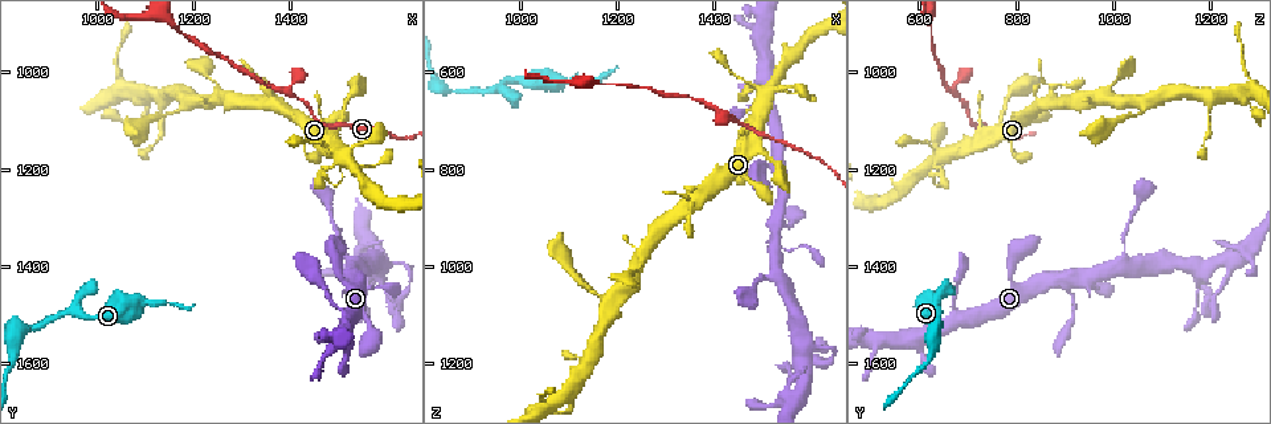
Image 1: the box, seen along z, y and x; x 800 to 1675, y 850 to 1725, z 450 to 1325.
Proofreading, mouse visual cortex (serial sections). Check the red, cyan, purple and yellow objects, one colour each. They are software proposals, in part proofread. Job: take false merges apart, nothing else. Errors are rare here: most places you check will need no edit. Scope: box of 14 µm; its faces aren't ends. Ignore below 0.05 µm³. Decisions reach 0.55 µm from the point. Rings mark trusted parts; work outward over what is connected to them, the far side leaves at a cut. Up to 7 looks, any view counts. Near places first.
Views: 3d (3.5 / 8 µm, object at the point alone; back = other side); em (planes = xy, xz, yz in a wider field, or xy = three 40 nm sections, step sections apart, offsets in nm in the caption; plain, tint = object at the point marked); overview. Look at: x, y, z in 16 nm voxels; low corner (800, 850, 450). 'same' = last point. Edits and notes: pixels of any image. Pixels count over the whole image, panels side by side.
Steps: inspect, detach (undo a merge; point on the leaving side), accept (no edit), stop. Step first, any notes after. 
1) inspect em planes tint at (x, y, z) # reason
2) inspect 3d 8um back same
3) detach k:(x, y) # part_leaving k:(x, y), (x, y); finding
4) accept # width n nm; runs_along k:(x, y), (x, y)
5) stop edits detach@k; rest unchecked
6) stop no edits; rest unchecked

inspect 3d 8um at (950, 1490, 630) # sharp bend

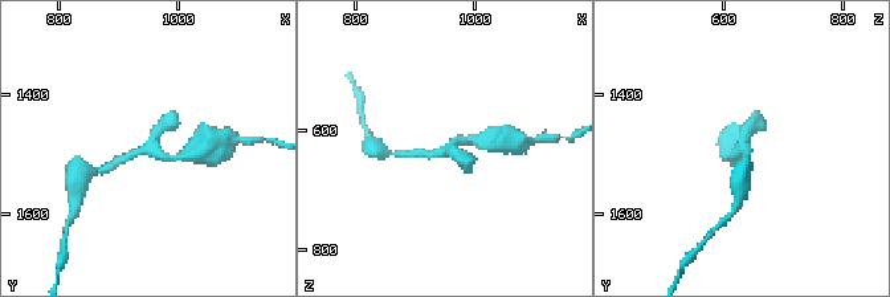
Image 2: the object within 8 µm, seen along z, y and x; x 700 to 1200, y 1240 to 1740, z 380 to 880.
inspect 3d 3.5um at (950, 1495, 635)

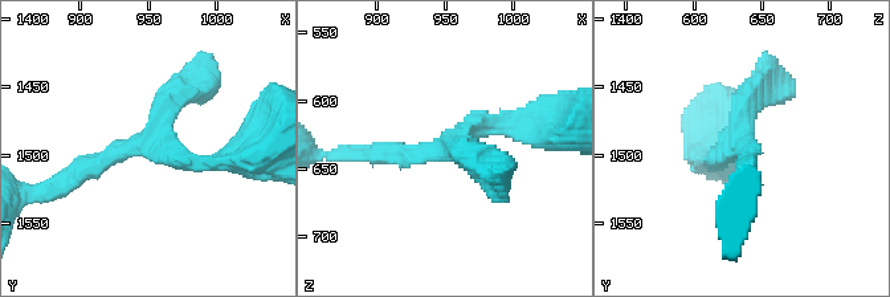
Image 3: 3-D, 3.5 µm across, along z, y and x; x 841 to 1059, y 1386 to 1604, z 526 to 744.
inspect em xy step 5 tint at (950, 1494, 636) # arms 3; arm_widths 200, 250, 300 nm; need the tissue

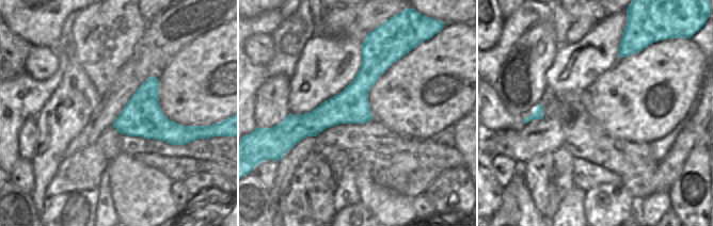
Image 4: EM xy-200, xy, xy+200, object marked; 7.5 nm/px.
accept # runs_along 4:(399, 54), (334, 111), (287, 119); all the same cell

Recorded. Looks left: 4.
inspect 3d 3.5um at (1395, 1040, 665) # calibre changes

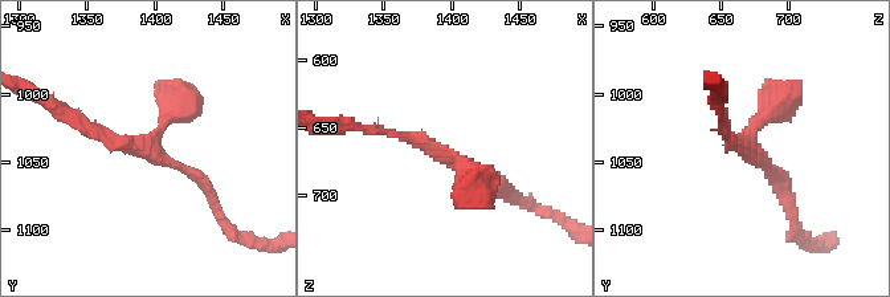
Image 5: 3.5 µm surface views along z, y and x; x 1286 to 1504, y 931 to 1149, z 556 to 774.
inspect em planes tint at (1400, 1042, 672) # arms 3; arm_widths 150, 150, 350 nm; shape alone is not enough

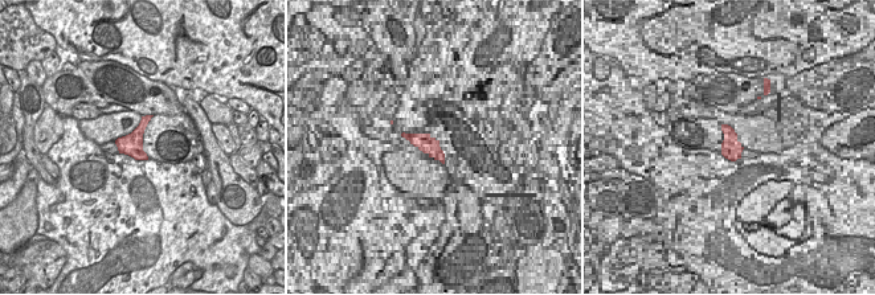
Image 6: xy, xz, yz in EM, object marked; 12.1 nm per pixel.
accept # runs_along 5:(213, 202), (194, 173), (80, 125); all the same cell

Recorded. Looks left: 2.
inspect 3d 3.5um at (1510, 1175, 635) # sharp bend

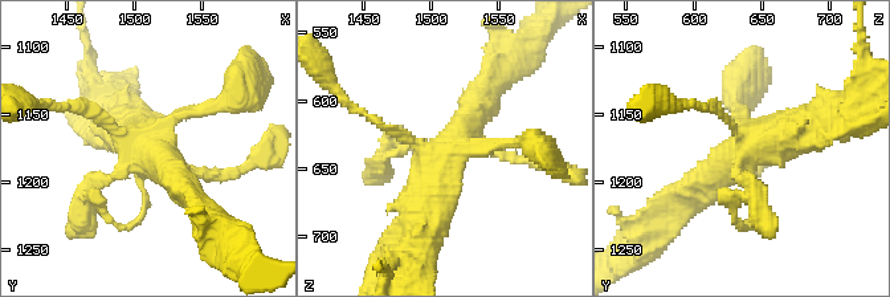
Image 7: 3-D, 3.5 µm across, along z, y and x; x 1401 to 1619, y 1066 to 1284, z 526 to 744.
inspect em planes tint at (1508, 1174, 640) # now the EM

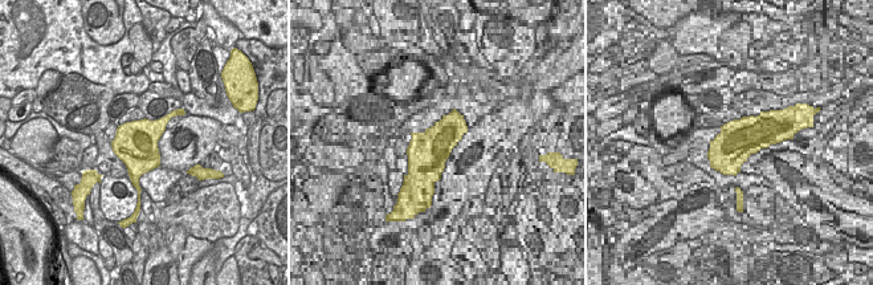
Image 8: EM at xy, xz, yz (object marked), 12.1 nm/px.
accept # width 550 nm; runs_along 7:(824, 116), (752, 141), (689, 194); continuous, no second cell

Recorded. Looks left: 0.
stop no edits; rest unchecked

